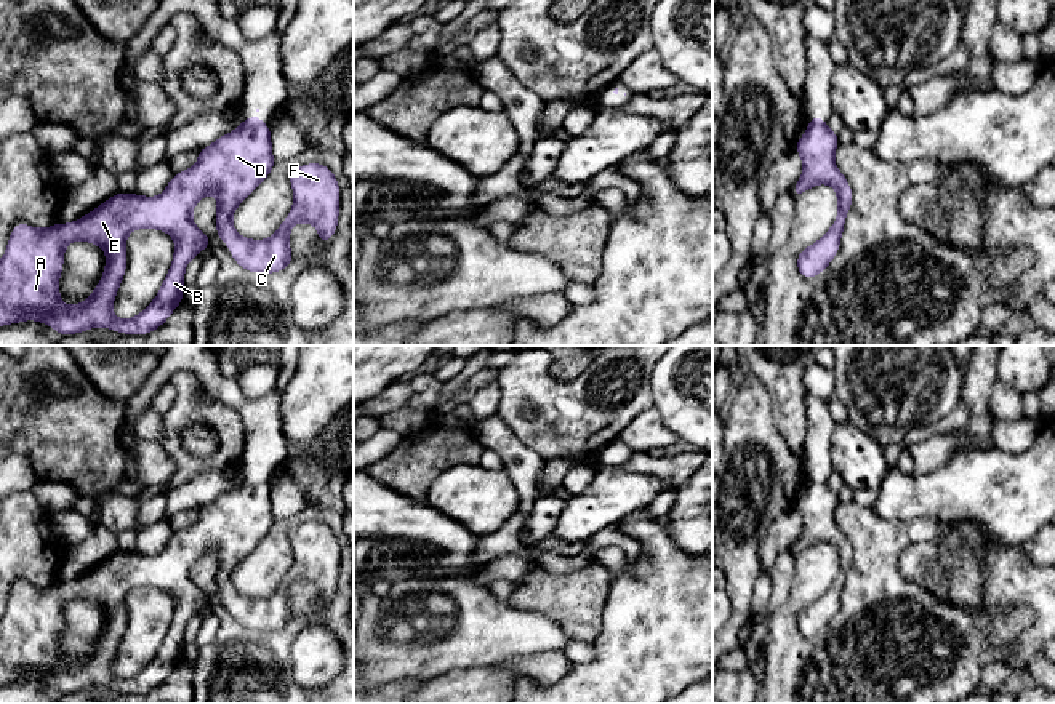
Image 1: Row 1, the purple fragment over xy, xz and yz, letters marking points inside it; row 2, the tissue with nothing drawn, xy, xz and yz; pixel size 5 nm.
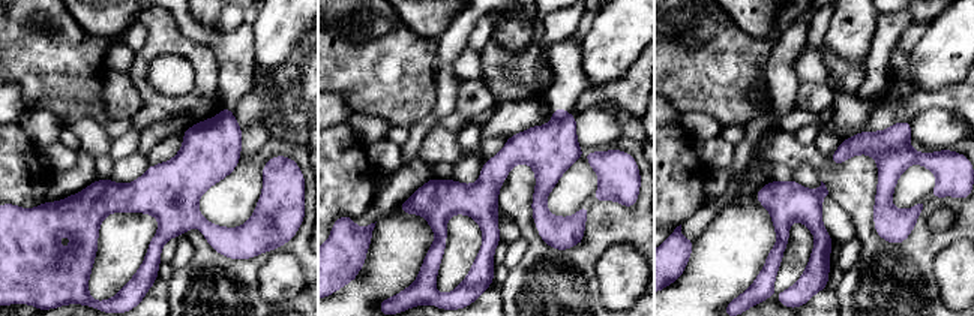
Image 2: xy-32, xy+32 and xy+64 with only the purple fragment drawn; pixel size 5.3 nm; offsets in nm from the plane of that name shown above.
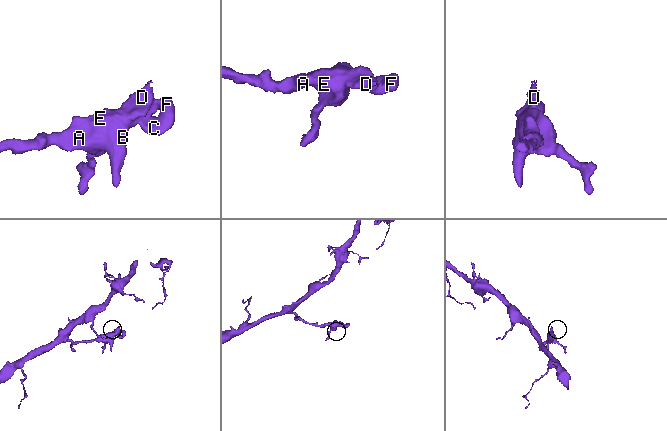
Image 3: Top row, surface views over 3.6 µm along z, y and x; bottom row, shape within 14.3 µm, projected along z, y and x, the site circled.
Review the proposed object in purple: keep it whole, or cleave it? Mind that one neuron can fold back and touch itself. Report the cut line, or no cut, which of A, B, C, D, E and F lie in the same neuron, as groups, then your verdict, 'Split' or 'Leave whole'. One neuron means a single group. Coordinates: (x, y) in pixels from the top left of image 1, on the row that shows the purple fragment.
No split. Groups: A B C D E F. Leave whole

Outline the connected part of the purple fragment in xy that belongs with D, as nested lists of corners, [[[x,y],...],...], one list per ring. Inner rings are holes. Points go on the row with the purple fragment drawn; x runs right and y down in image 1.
[[[256,114],[213,144],[199,150],[197,163],[173,174],[158,197],[117,192],[83,218],[69,224],[35,229],[14,224],[6,253],[0,259],[0,326],[37,320],[61,336],[90,328],[110,328],[122,334],[147,334],[162,326],[183,302],[184,270],[210,237],[192,222],[192,208],[211,192],[216,197],[218,238],[227,243],[237,264],[255,274],[283,270],[291,261],[290,229],[309,222],[319,229],[319,243],[336,232],[339,184],[322,163],[290,171],[295,203],[287,219],[267,240],[250,240],[232,226],[232,213],[275,166],[271,126]],[[134,229],[158,229],[174,238],[174,256],[155,299],[134,318],[118,320],[112,312],[126,269],[126,235]],[[75,240],[101,246],[107,256],[93,294],[66,307],[59,296],[64,250]]]

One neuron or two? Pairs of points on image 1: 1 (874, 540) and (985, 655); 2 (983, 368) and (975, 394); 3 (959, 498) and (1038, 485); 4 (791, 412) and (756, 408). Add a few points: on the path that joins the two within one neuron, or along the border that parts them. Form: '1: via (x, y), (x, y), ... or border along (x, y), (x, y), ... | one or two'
1: via (887, 573), (919, 605), (953, 621) | one
2: via (980, 375), (975, 388) | one
3: via (978, 490), (1010, 490), (1018, 487) | one
4: border along (754, 376), (769, 396), (772, 421), (786, 444) | two

